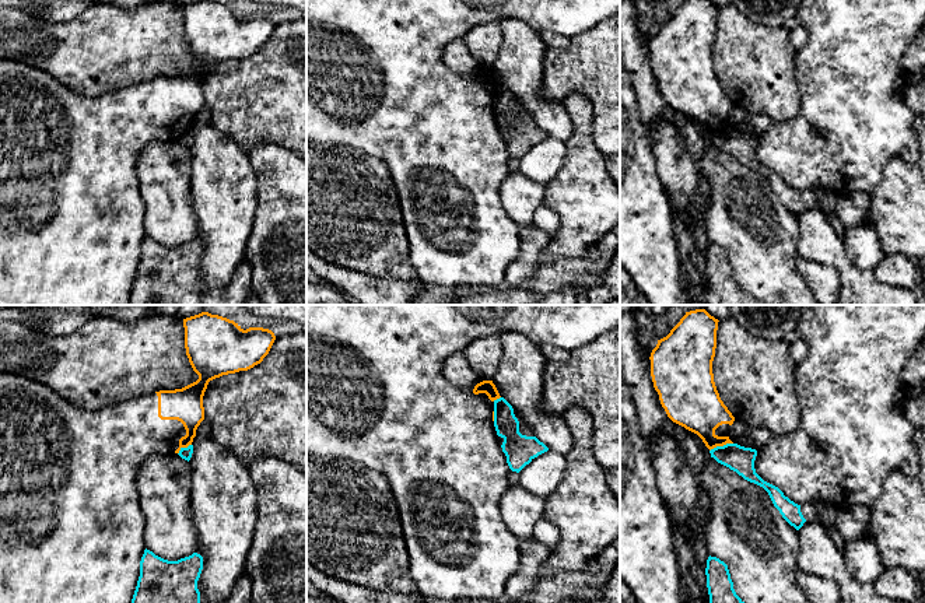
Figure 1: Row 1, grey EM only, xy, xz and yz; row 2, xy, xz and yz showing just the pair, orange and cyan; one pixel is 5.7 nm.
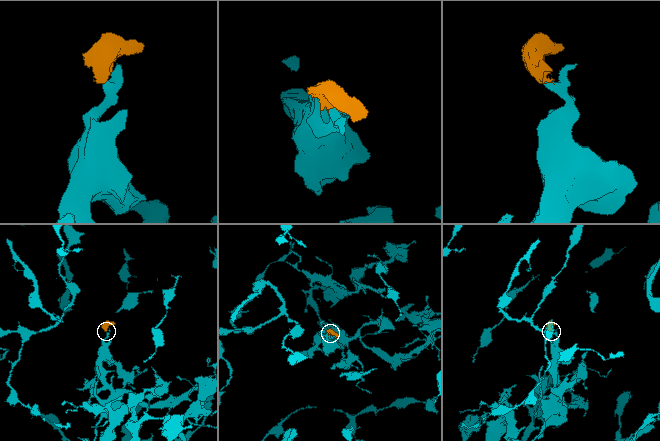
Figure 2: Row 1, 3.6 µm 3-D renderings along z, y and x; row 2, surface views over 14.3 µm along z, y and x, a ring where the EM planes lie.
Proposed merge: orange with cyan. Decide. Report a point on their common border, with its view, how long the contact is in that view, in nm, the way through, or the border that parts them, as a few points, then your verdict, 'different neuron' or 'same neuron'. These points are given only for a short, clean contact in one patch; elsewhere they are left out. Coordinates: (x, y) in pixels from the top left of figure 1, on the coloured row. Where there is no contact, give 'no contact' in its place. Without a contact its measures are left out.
yz (721, 445) | 140 nm | along yz (732, 442), (717, 445), (710, 451) | different neuron

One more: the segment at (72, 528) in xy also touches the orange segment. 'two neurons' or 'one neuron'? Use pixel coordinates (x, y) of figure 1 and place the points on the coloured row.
one neuron

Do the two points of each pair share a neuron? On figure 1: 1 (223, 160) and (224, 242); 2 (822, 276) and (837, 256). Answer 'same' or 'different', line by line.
1: same
2: different

